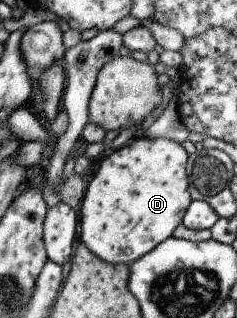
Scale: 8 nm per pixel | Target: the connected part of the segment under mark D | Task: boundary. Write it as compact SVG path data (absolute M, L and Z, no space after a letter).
M134 135L118 141L95 161L91 178L86 180L86 190L77 208L80 212L80 242L101 260L127 265L171 237L192 201L186 179L187 157L179 143L167 138L151 139Z

